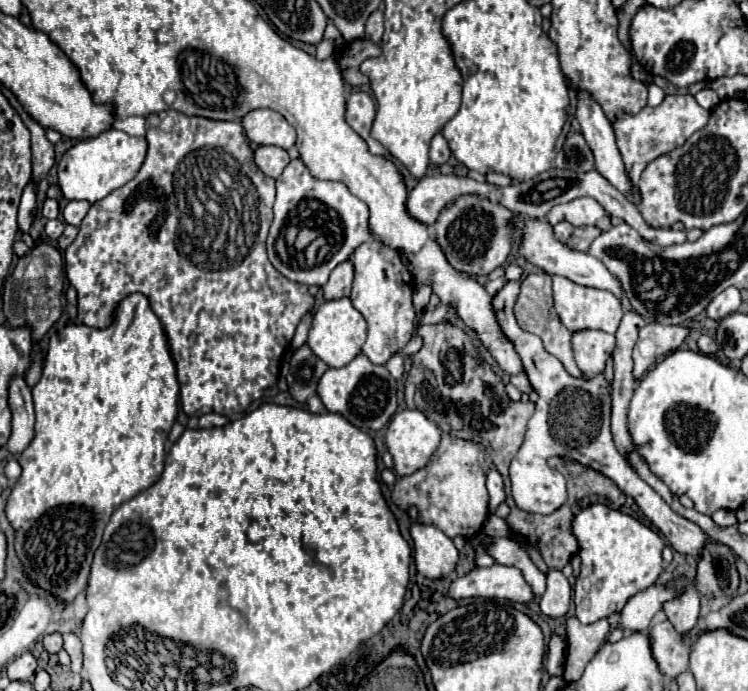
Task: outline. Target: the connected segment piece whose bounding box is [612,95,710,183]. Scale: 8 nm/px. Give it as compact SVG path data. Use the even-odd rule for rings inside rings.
M668 95L658 107L644 107L638 115L620 117L612 127L630 179L638 183L640 173L646 169L650 161L680 147L692 133L706 125L708 117L710 111L702 109L692 95Z

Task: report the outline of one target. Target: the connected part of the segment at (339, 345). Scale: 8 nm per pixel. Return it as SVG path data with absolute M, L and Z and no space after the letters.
M350 299L326 301L314 313L314 321L308 333L308 347L318 355L328 367L344 367L354 357L362 353L362 345L366 341L366 321L364 317L352 307Z

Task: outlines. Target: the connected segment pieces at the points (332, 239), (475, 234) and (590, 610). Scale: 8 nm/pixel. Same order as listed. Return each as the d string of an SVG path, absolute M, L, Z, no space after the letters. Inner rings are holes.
M294 159L290 165L282 171L282 175L276 179L276 203L274 203L274 221L270 226L268 235L268 259L270 263L290 281L302 283L302 285L318 285L322 287L332 269L344 261L348 261L356 247L366 243L372 237L368 227L368 207L358 197L354 197L344 183L336 181L320 181L314 179L308 171L308 167ZM304 219L316 221L316 231L320 237L326 239L326 245L322 245L316 251L316 261L308 263L306 249L296 249L296 237L302 231Z
M468 193L468 195L460 195L458 199L454 199L452 203L448 203L442 211L438 221L434 223L434 239L440 245L440 249L444 251L448 263L460 271L466 273L470 277L488 277L496 267L502 267L502 263L508 259L516 235L514 235L514 213L508 211L506 207L498 207L492 205L490 199L476 195L476 193Z
M592 503L576 513L572 519L572 533L578 541L578 555L582 559L582 571L574 587L576 617L582 623L594 623L612 613L620 613L626 601L650 587L662 571L662 537L634 517L606 507L604 503Z

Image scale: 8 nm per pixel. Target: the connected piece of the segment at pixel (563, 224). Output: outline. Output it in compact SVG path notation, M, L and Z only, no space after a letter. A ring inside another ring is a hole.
M560 221L560 223L554 225L554 237L558 241L562 241L562 243L572 235L572 231L574 231L574 227L568 221Z

